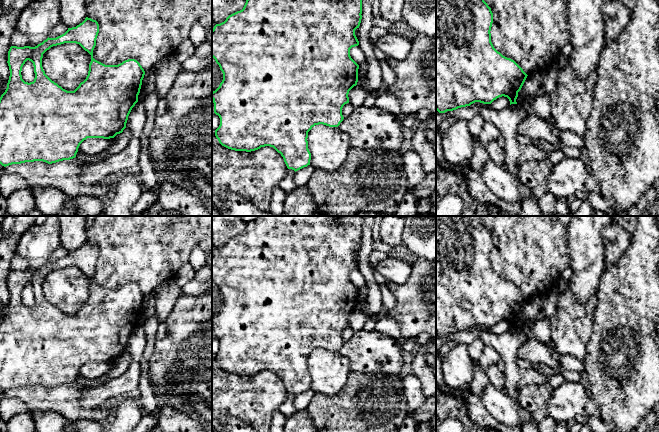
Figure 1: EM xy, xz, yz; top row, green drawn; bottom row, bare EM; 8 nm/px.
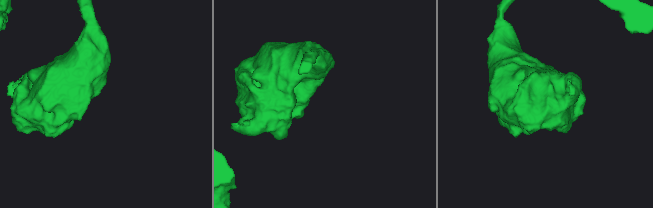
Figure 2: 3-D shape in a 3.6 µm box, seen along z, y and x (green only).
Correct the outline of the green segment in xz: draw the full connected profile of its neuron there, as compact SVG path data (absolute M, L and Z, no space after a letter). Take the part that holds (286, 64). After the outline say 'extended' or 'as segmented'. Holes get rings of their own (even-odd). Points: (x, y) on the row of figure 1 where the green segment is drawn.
M246 0L246 3L242 10L237 11L229 15L226 20L220 24L216 24L212 29L212 57L219 65L220 70L223 73L223 80L219 87L212 92L212 100L214 103L214 113L220 118L220 125L215 130L215 136L219 143L231 150L251 152L260 149L261 147L270 146L273 147L284 159L284 162L288 169L292 169L295 172L310 165L311 153L308 149L308 132L315 126L323 124L329 127L338 127L343 121L342 108L345 104L349 103L349 91L357 85L358 82L358 69L359 65L351 58L350 49L358 46L359 41L355 35L355 30L359 28L362 19L362 0Z; as segmented

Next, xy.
M86 17L76 27L56 37L47 38L35 47L11 46L8 51L8 66L10 76L5 92L0 97L0 164L4 167L25 162L43 161L48 164L76 157L80 144L87 138L114 138L126 128L128 116L138 102L142 80L145 71L135 59L128 59L118 65L105 65L93 58L93 50L99 33L99 24L96 20ZM64 43L79 44L91 55L89 71L86 79L74 91L67 91L52 81L43 70L43 54L53 46ZM25 62L33 63L35 78L33 82L25 82L21 71Z; as segmented

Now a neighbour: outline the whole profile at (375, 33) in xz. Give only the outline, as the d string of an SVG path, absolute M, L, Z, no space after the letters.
M373 26L369 32L369 40L374 44L378 39L383 37L386 33L388 33L387 30L383 30Z

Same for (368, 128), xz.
M375 106L355 108L338 126L341 132L349 136L350 147L387 151L400 151L402 127L402 116L387 113Z

